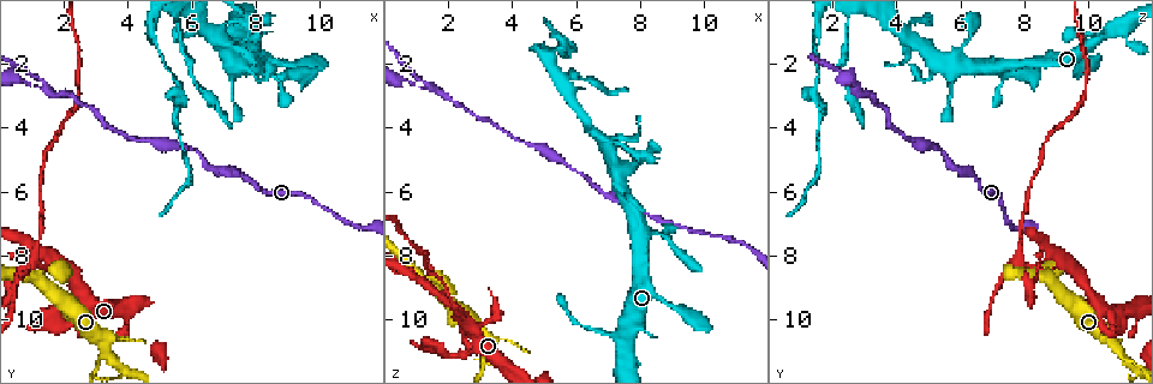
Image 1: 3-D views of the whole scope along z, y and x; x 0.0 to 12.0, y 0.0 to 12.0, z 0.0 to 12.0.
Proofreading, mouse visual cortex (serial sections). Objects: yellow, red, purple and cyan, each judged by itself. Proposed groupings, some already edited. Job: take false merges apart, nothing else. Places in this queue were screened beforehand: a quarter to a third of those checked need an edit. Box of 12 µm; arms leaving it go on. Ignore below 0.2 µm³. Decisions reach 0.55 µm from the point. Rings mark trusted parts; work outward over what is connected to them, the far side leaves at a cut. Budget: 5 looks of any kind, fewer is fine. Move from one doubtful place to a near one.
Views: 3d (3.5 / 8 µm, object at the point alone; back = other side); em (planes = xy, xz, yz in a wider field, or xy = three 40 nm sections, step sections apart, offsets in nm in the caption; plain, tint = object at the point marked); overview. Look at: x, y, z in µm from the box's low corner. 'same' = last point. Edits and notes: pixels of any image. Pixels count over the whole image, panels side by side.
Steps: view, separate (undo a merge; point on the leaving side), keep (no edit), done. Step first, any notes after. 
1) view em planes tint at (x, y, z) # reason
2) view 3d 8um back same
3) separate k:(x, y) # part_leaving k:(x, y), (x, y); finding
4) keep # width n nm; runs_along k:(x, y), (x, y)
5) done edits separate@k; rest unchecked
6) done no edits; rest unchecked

view 3d 3.5um at (1.9, 8.4, 9.3) # thick turns thin

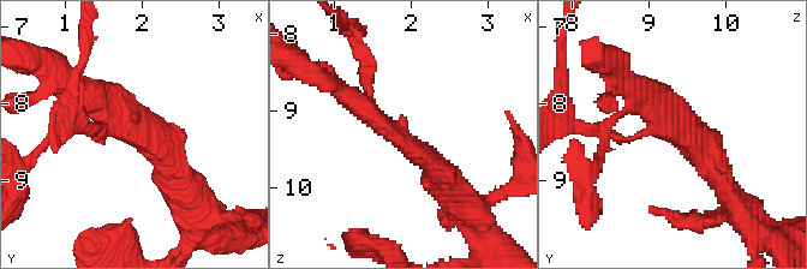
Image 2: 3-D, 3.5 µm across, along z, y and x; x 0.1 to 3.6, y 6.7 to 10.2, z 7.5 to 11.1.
view em xy step 1 tint at (1.85, 8.30, 9.30) # arms 3; arm_widths 100, 300, 350 nm; now the EM

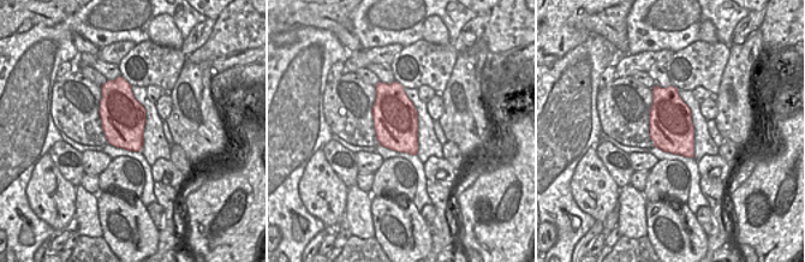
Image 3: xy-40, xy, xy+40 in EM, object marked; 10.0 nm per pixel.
view em xy step 3 tint same

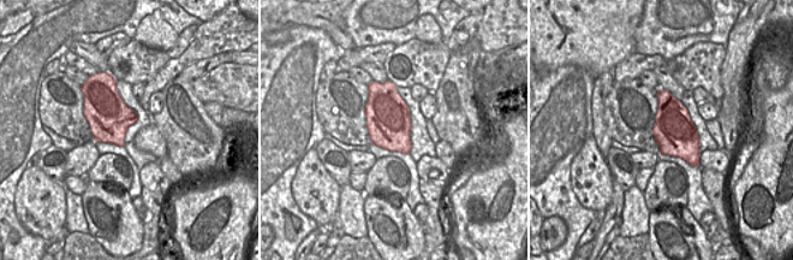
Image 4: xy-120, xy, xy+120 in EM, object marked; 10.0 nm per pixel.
separate 2:(363, 65) # width 440 nm; part_leaving 2:(370, 97), (370, 66), (351, 33); a second cell is stuck on

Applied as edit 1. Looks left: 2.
view 3d 3.5um at (1.5, 2.8, 2.8) # two arms in line, one across

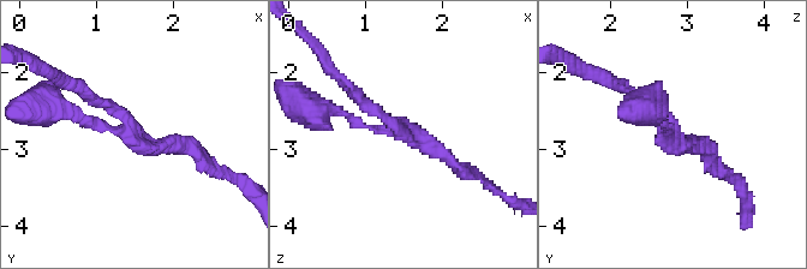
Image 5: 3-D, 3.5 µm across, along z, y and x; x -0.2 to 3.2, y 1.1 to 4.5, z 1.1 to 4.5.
view em xy step 2 tint at (1.45, 2.70, 2.75) # arms 3; arm_widths 150, 150, 200 nm

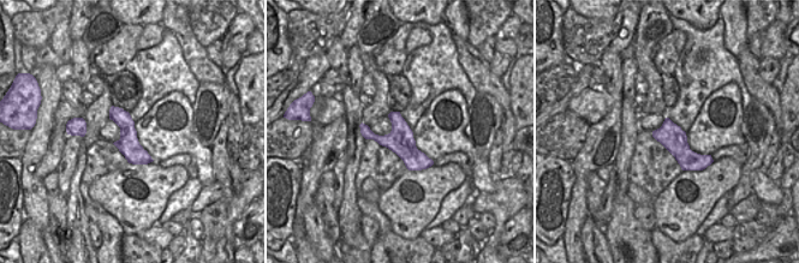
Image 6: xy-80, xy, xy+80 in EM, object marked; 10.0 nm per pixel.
keep # runs_along 5:(462, 169), (404, 132), (371, 130), (330, 108); all the same cell

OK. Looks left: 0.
done edits separate@2; rest unchecked

